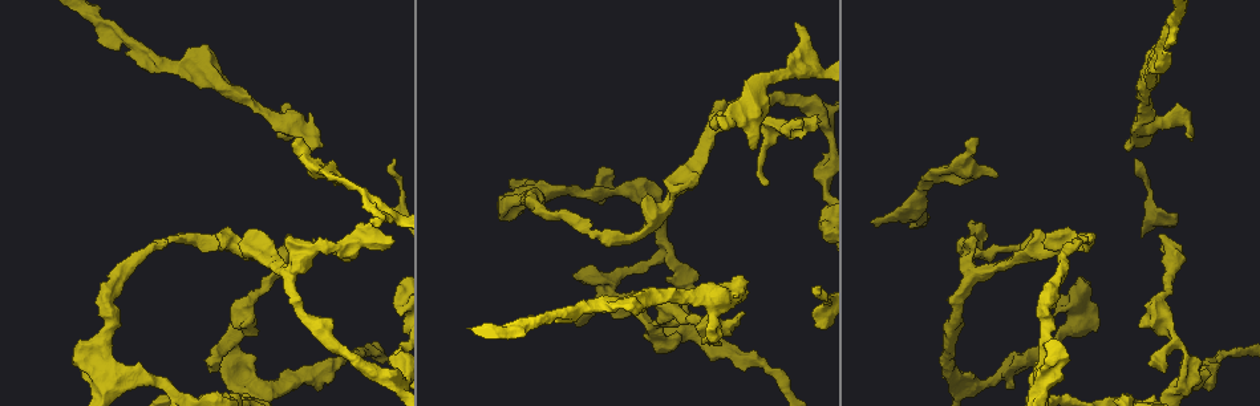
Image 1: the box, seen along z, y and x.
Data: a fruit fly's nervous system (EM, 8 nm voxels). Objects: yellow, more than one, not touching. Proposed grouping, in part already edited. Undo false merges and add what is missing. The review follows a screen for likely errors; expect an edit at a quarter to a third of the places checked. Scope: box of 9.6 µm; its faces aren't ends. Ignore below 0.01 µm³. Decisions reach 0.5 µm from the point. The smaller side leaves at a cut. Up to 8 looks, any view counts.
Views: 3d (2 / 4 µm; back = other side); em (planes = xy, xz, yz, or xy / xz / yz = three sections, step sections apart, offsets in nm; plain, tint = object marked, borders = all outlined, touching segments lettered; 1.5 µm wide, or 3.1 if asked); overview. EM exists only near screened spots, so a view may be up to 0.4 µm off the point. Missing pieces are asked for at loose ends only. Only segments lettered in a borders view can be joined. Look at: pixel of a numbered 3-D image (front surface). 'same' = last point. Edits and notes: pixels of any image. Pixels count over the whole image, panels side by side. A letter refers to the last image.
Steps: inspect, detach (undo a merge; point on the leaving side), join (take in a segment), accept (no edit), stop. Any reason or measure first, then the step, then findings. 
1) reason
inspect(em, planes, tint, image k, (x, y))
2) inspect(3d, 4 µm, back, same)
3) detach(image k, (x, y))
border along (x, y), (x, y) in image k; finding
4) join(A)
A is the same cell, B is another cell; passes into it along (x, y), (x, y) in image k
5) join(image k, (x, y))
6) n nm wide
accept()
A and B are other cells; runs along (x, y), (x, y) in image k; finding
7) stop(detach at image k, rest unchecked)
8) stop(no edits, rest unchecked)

free end
inspect(em, yz, step 4, borders, image 1, (97, 40))

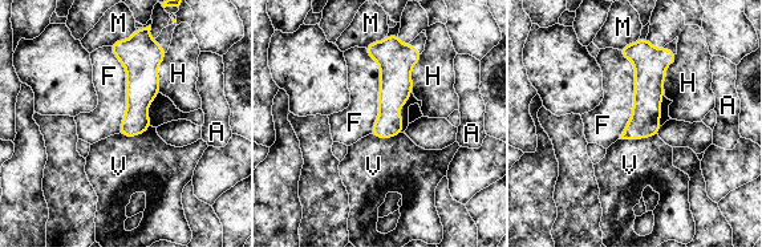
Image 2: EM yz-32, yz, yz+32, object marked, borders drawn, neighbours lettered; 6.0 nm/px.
inspect(em, planes, borders, same)

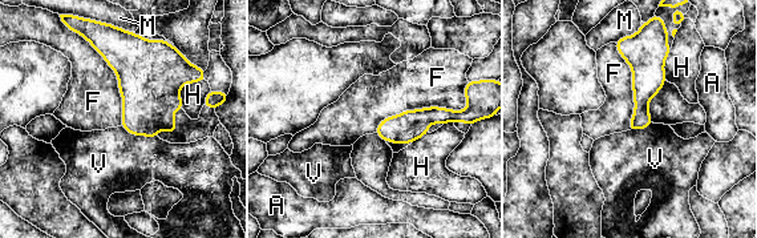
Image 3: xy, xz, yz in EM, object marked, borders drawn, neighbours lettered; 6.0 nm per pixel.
accept()
A, F, H, M and V are other cells; border along (465, 108), (405, 109), (375, 132) in image 3; none of them fits

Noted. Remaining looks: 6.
a narrow waist
inspect(3d, 2 µm, image 1, (689, 319))

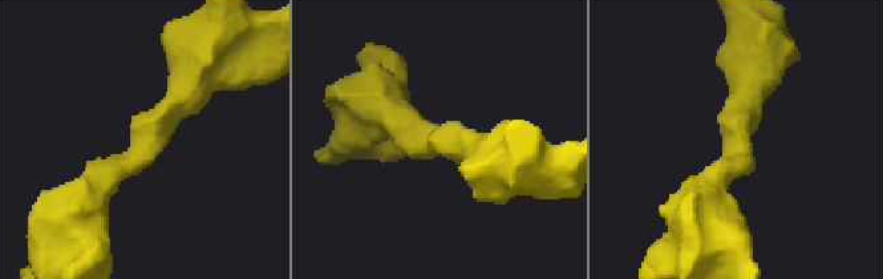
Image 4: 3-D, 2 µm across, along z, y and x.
arms of 360, 420 nm; shape alone is not enough
inspect(em, yz, step 4, borders, image 4, (443, 136))

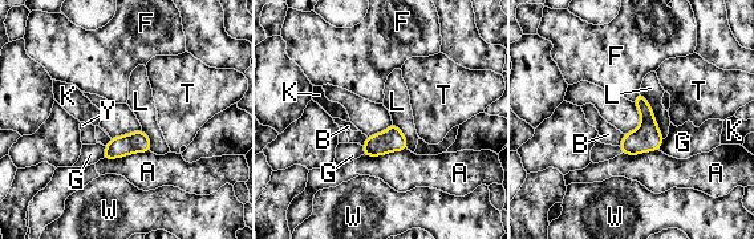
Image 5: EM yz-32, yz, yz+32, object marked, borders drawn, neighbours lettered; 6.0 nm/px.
accept()
A, B, F, G, K, L, T, W and Y are other cells; all the same cell

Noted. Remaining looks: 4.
two arms in line, one across
inspect(em, xz, step 8, tint, image 1, (769, 120))

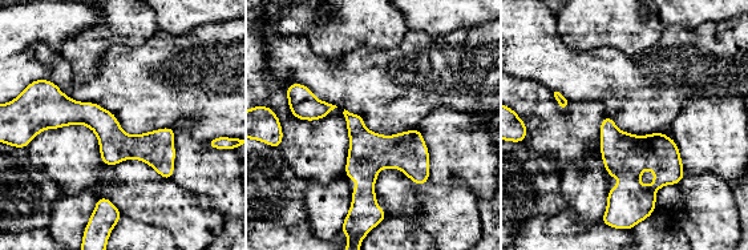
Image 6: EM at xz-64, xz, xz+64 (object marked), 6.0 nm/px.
another direction
inspect(em, planes, borders, same)

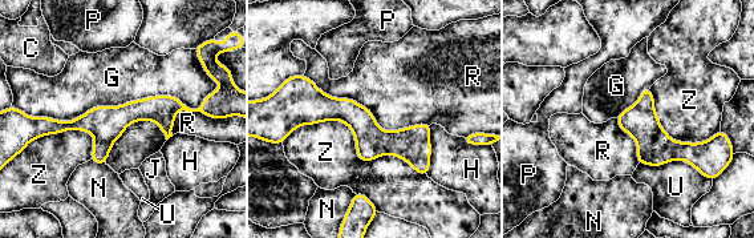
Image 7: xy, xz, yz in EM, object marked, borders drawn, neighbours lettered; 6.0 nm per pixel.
200 nm wide
accept()
C, G, H, J, N, P, R, U and Z are other cells; runs along (181, 107), (40, 128) in image 7; continuous, no second cell

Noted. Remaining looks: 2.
stop(no edits, rest unchecked)

